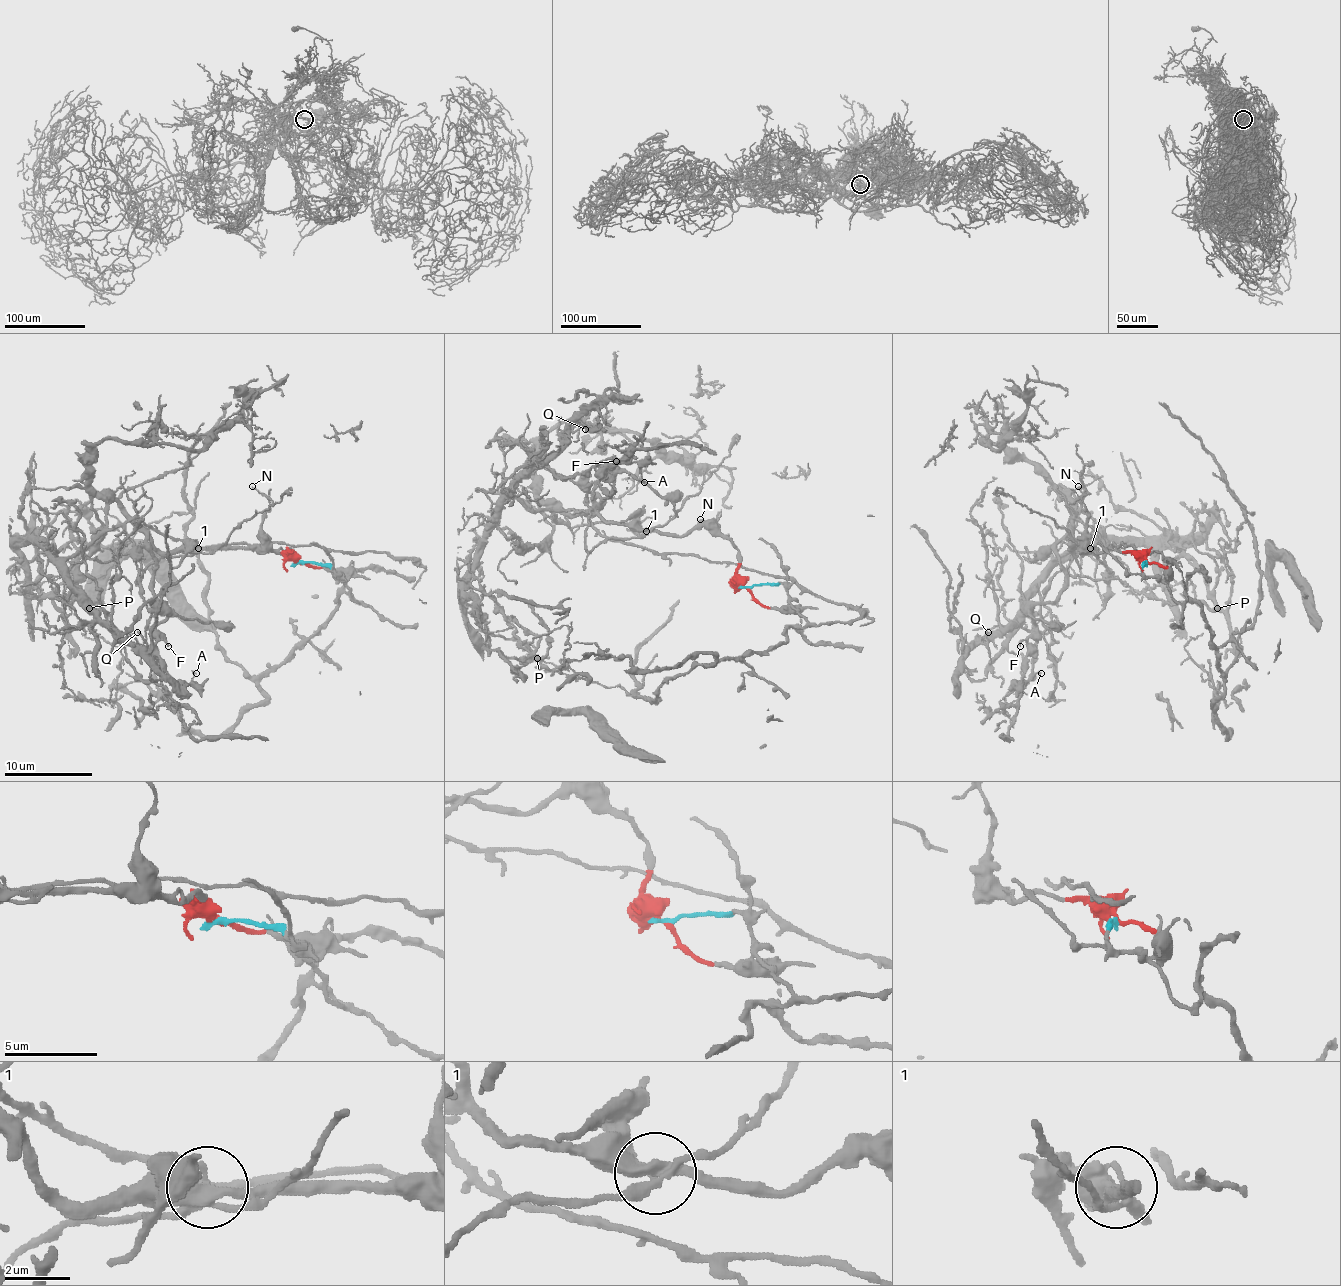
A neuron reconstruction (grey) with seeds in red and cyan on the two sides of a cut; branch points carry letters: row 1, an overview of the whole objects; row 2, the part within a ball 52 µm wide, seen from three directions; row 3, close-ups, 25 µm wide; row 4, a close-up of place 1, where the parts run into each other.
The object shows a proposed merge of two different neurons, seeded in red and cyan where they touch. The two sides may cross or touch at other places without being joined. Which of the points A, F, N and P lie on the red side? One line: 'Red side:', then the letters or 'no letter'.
Red side: A, F, N

